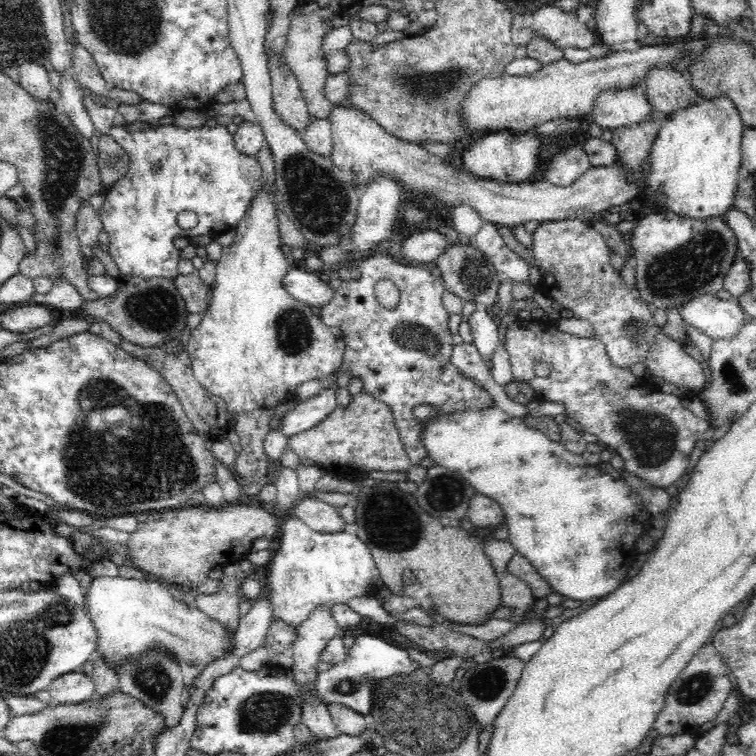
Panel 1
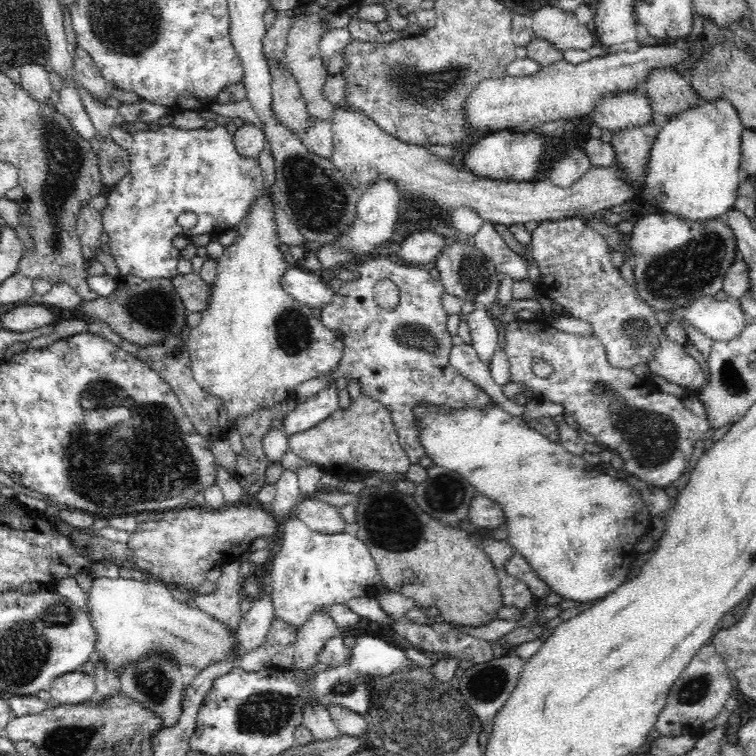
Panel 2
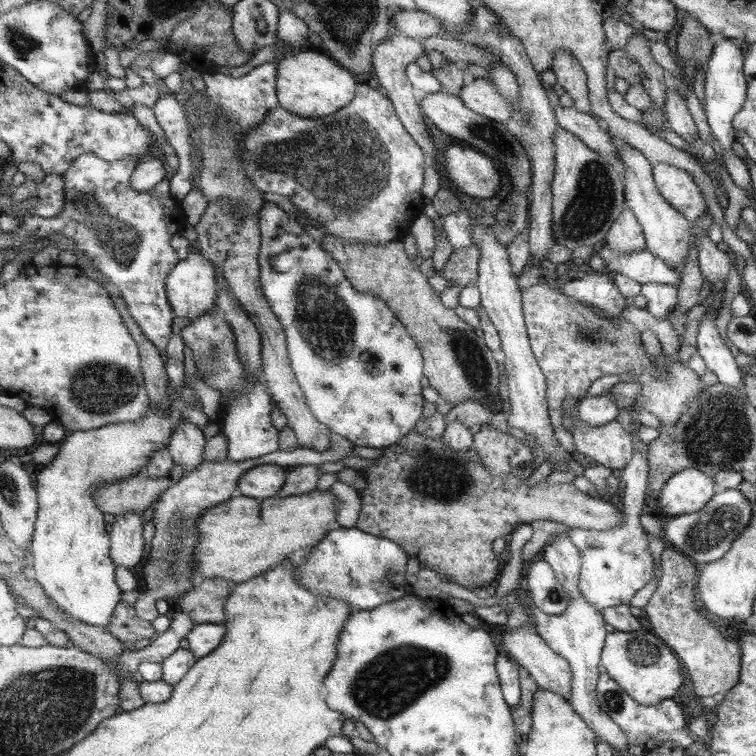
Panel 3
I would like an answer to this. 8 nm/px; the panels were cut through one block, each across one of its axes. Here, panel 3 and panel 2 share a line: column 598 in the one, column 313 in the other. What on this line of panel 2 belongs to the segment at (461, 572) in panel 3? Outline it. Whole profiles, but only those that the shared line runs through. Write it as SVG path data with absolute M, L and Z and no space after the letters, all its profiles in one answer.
M304 496L294 508L294 516L304 520L308 524L308 528L312 528L314 532L320 532L320 534L340 534L340 532L352 530L344 522L344 518L336 506L316 500L314 496Z

